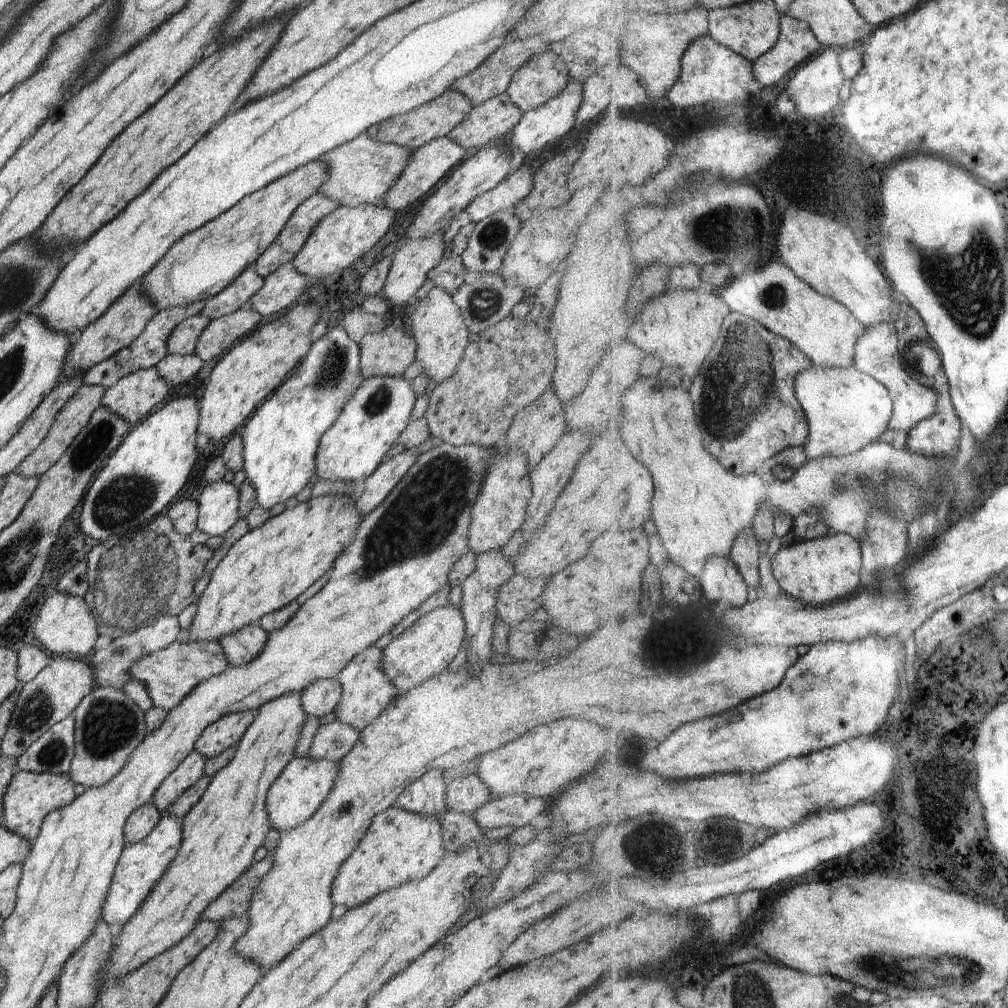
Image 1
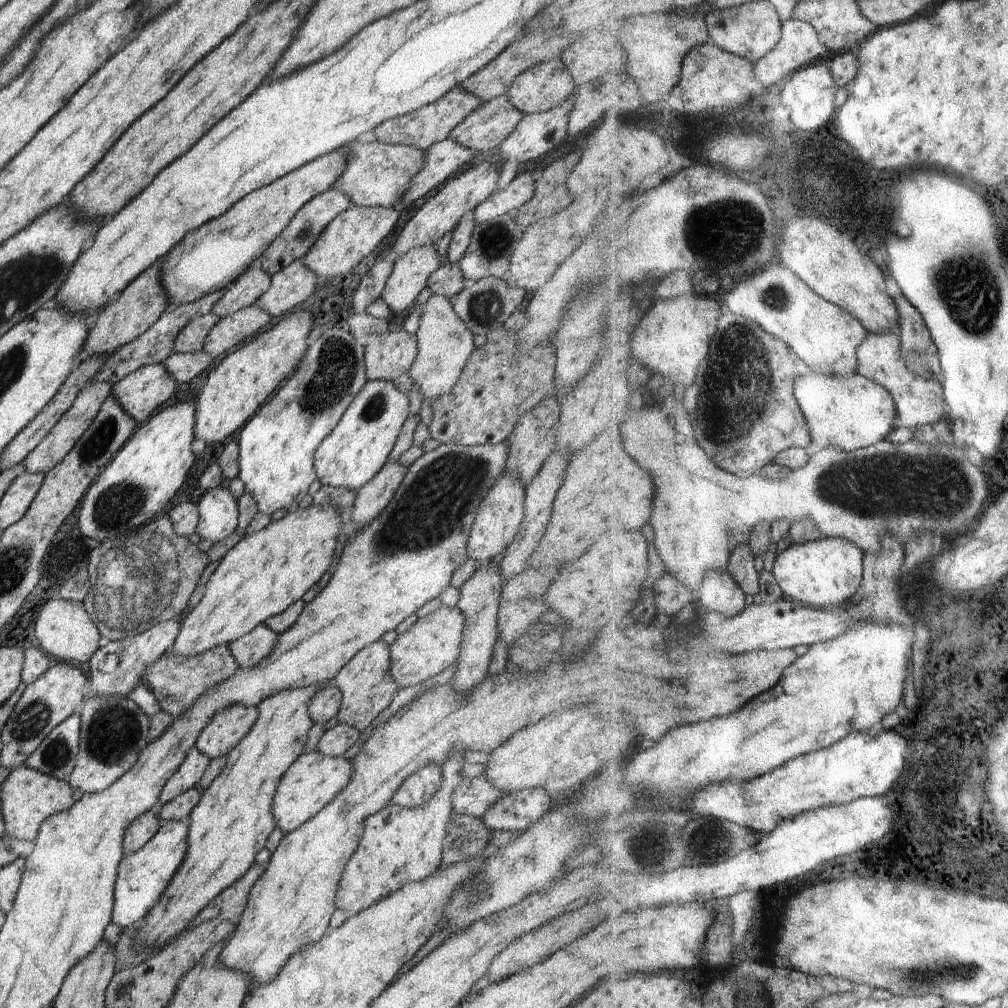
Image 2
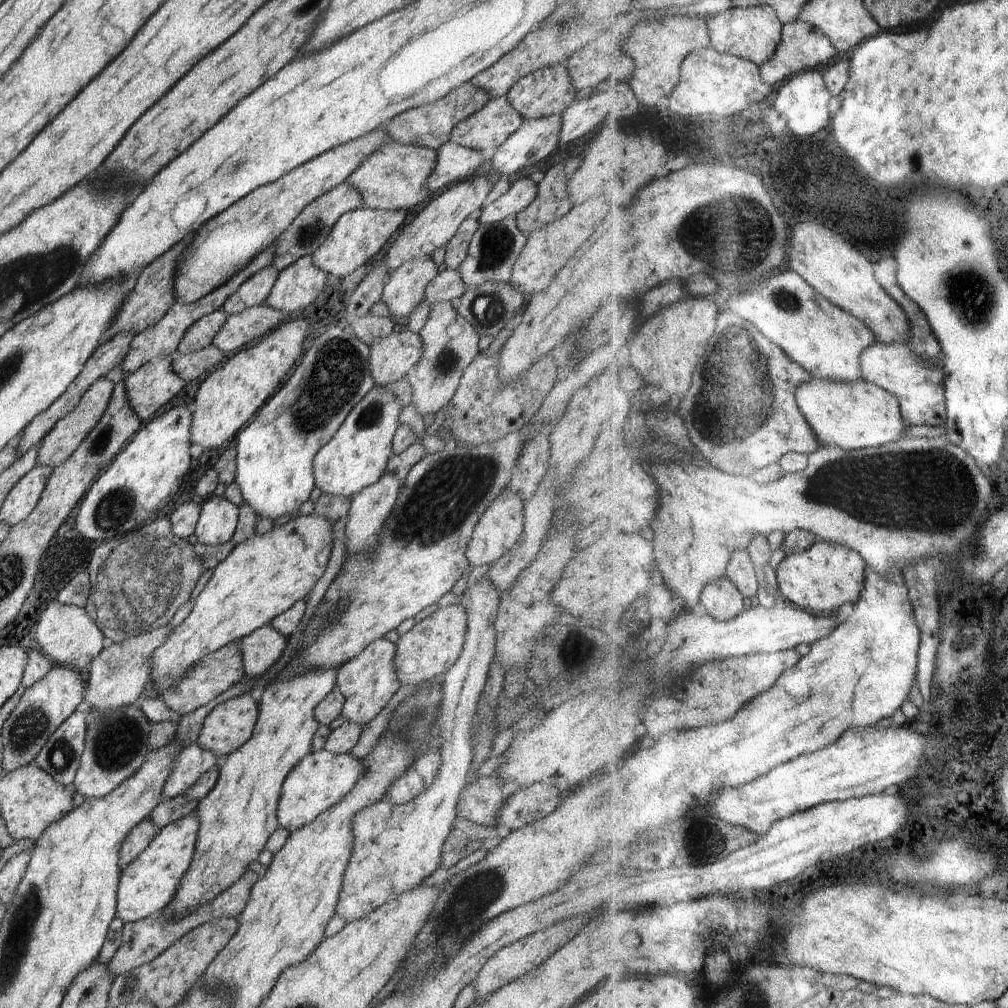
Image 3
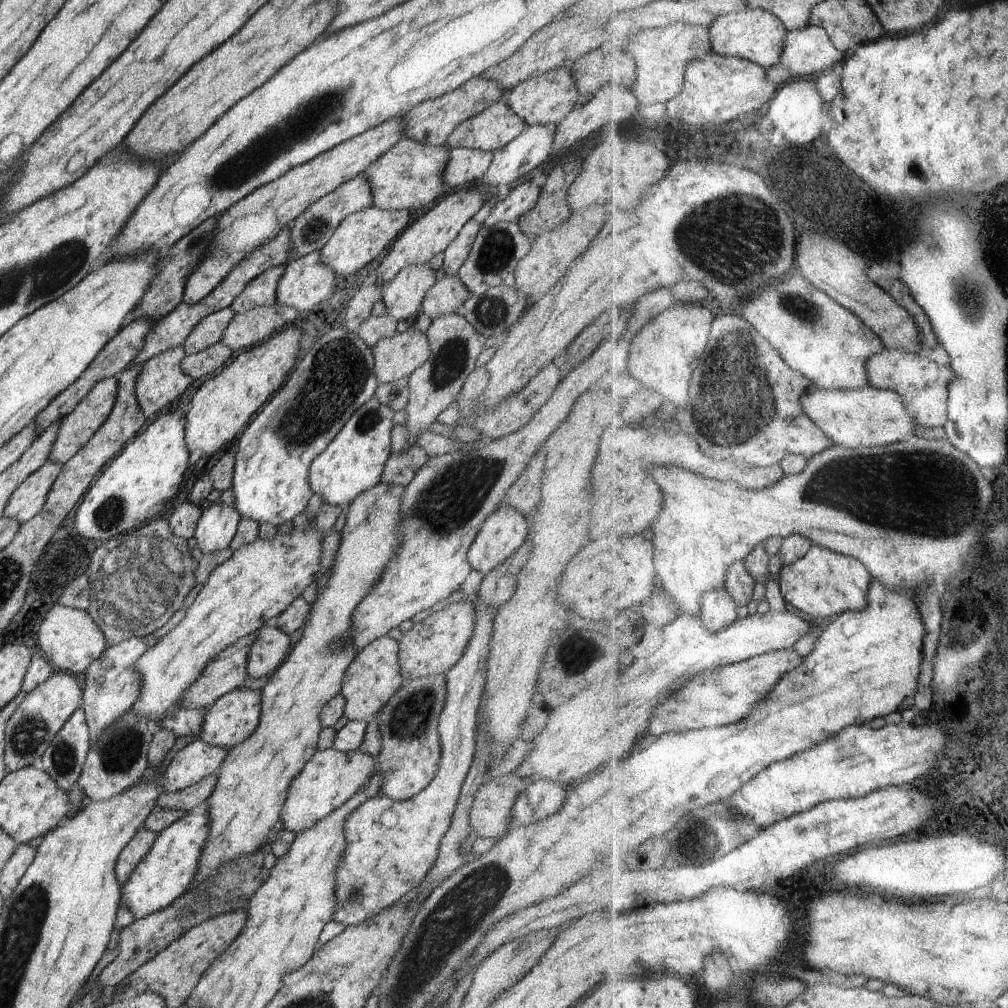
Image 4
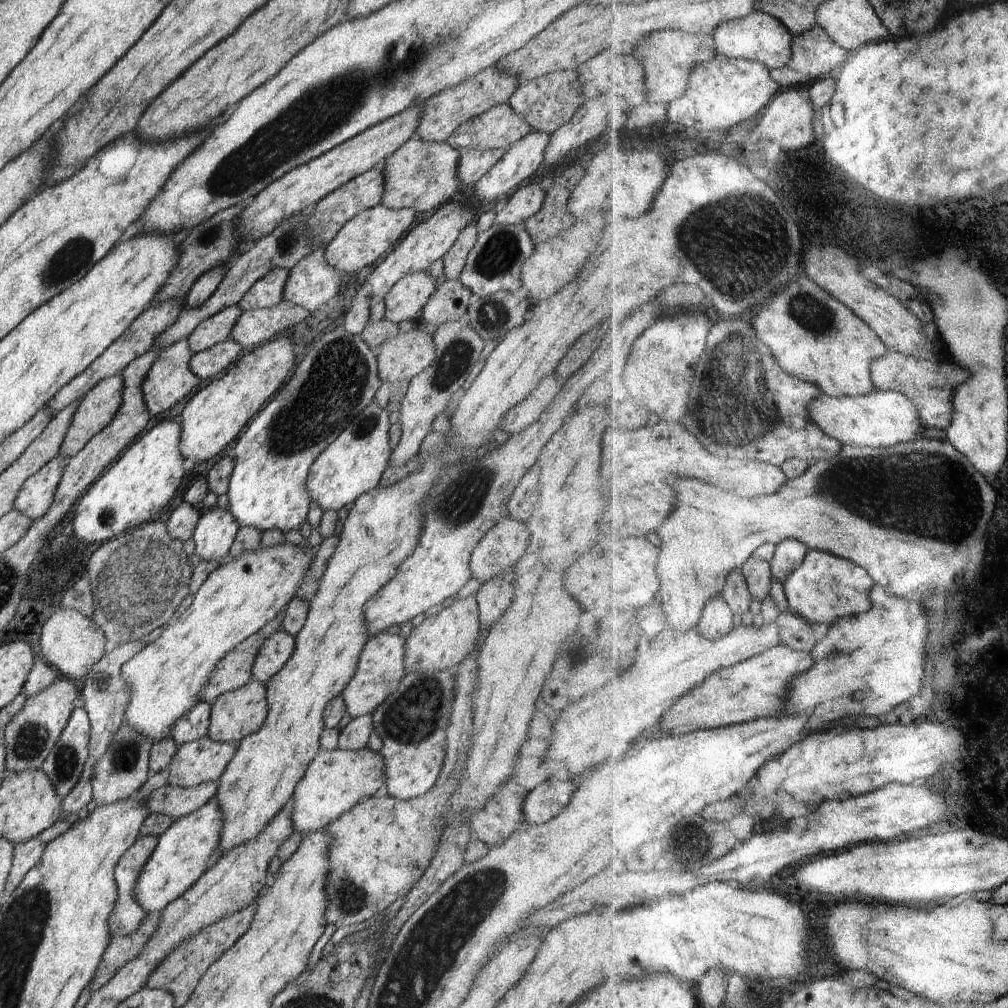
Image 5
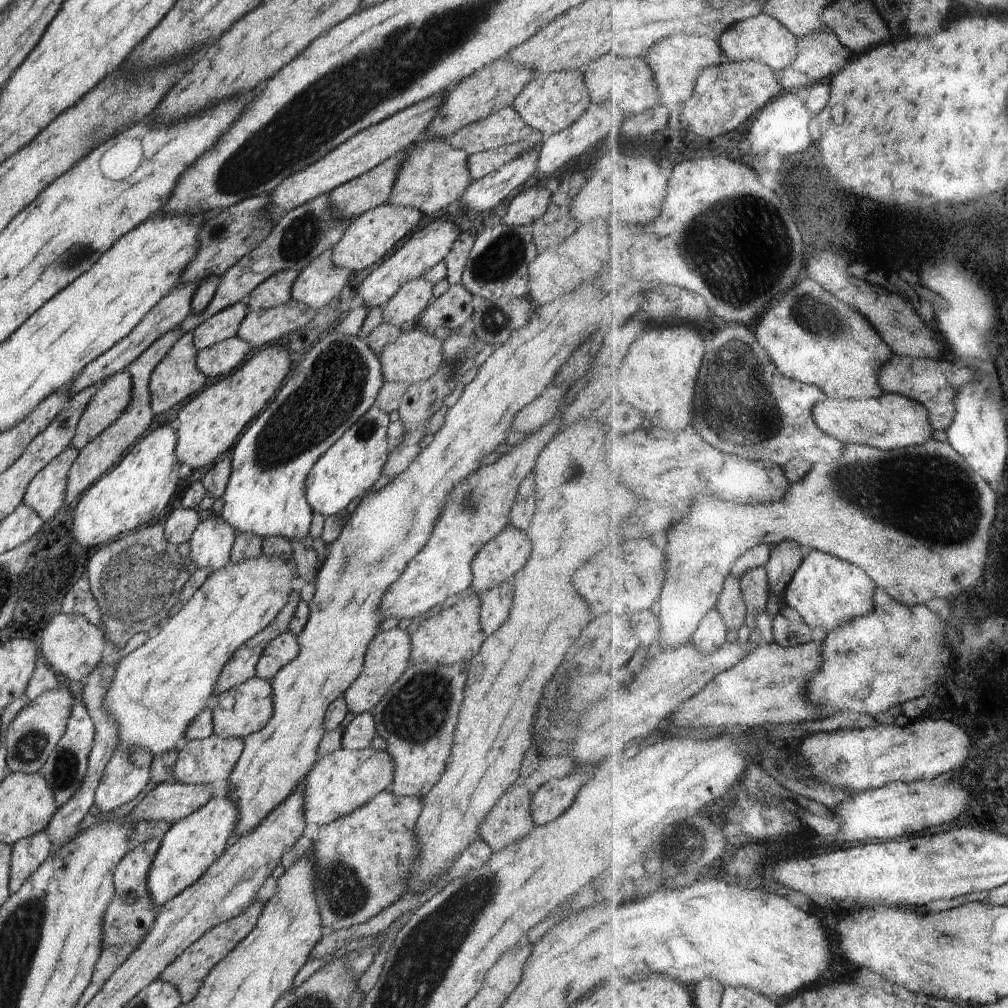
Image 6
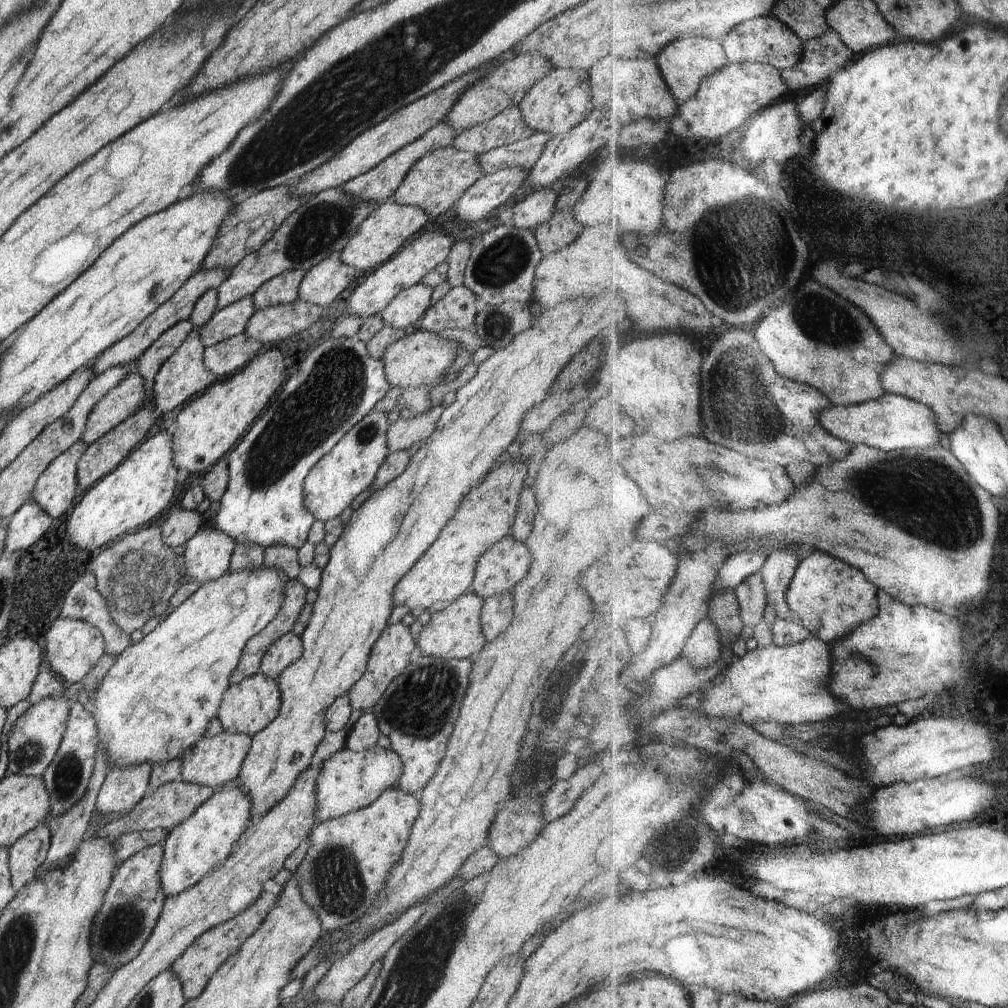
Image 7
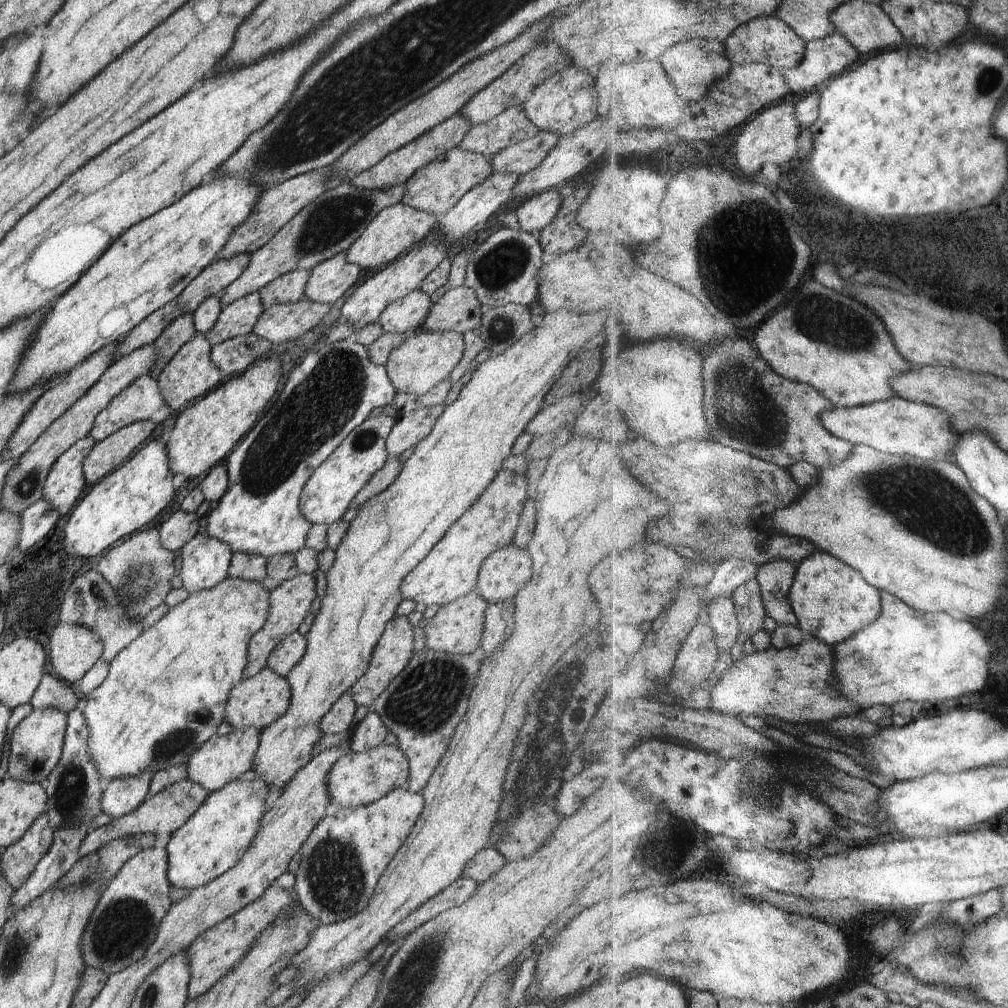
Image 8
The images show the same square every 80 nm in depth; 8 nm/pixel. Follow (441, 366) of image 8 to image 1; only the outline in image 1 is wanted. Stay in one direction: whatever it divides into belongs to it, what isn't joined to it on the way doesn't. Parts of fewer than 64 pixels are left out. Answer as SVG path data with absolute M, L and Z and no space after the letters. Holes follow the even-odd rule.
M388 325L382 332L365 334L357 343L359 365L365 379L402 375L416 359L416 341L405 327Z

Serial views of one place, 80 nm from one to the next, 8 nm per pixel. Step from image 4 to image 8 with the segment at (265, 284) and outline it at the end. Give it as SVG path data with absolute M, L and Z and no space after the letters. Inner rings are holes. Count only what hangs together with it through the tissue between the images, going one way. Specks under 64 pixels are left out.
M298 269L284 273L257 292L264 309L280 303L295 303L305 298L305 286L311 271Z

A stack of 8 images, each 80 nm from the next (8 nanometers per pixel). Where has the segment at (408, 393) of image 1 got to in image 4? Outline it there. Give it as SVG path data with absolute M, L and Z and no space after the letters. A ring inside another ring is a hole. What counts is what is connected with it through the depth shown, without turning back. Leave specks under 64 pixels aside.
M375 397L362 404L350 420L311 463L308 482L313 494L318 494L330 506L347 509L362 493L381 483L384 466L391 458L391 431L395 412L383 406Z

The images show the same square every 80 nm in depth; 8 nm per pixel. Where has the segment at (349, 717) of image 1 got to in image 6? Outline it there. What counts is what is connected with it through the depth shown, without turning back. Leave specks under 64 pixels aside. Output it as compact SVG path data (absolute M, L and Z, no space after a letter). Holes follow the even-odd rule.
M399 627L390 631L378 631L376 636L368 643L362 672L358 678L344 691L349 712L354 716L362 713L370 713L380 702L386 691L404 674L409 667L411 651L411 636Z

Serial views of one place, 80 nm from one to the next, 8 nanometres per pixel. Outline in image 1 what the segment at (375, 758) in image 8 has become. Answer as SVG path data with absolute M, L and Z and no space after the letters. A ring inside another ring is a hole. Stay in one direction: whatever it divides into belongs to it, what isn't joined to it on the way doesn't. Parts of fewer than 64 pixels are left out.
M294 758L280 773L280 776L270 785L266 795L265 811L267 812L271 828L280 833L298 825L304 824L320 808L322 801L330 794L334 779L339 771L339 762L335 763L324 759Z

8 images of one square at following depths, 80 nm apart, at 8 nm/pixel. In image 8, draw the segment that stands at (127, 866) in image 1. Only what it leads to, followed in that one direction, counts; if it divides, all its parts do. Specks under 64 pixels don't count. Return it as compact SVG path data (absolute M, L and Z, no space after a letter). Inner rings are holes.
M258 775L242 782L229 782L210 793L204 804L171 834L166 848L167 879L170 886L191 891L232 868L245 855L249 844L253 843L261 818L275 796L272 796L267 784Z

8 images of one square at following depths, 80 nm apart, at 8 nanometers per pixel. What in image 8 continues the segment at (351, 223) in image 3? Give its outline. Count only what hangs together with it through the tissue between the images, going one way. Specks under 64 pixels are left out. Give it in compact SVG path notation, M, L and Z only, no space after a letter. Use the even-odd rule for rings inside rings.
M400 202L381 210L366 227L366 230L352 243L347 250L345 259L353 265L358 265L364 270L376 270L386 266L398 256L405 253L412 245L420 243L428 232L432 230L438 218L429 212L424 212L410 205Z

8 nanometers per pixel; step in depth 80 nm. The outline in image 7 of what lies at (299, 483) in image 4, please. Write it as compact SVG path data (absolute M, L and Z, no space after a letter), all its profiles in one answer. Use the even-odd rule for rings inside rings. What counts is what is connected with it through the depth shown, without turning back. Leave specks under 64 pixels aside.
M331 336L300 362L300 368L281 388L276 400L268 402L263 416L226 455L229 481L220 500L220 510L214 518L216 526L236 543L253 542L264 550L272 545L286 545L298 550L308 540L315 518L303 501L306 476L342 436L373 411L376 403L386 396L390 384L386 380L383 362L374 360L360 339Z

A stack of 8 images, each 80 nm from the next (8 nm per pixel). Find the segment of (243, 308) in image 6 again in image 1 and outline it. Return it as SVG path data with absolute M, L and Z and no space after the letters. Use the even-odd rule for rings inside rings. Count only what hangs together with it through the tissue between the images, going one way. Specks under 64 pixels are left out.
M194 315L179 322L166 341L168 355L192 354L198 337L210 322L205 316Z

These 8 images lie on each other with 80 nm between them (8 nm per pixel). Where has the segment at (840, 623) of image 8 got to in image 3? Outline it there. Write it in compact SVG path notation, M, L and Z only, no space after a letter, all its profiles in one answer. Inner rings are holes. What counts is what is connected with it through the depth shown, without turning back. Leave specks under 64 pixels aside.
M819 540L810 550L787 555L778 565L778 586L783 596L797 606L817 614L834 614L848 602L858 603L866 586L866 568L869 564L860 552Z

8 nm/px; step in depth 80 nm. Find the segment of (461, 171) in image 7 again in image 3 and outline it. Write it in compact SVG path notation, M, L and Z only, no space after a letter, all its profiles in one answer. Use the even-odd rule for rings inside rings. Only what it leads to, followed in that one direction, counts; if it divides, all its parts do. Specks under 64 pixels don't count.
M386 142L362 160L345 182L362 197L364 206L368 208L407 210L430 194L425 189L425 180L435 167L436 157L437 152L426 147Z

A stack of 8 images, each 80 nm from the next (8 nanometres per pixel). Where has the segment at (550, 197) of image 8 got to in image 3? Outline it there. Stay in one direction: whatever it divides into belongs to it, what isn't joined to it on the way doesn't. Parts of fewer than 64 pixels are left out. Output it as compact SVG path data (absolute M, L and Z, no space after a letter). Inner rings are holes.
M521 177L511 185L509 190L491 204L484 206L479 218L481 225L489 225L505 218L519 214L537 195L537 184L529 177Z

